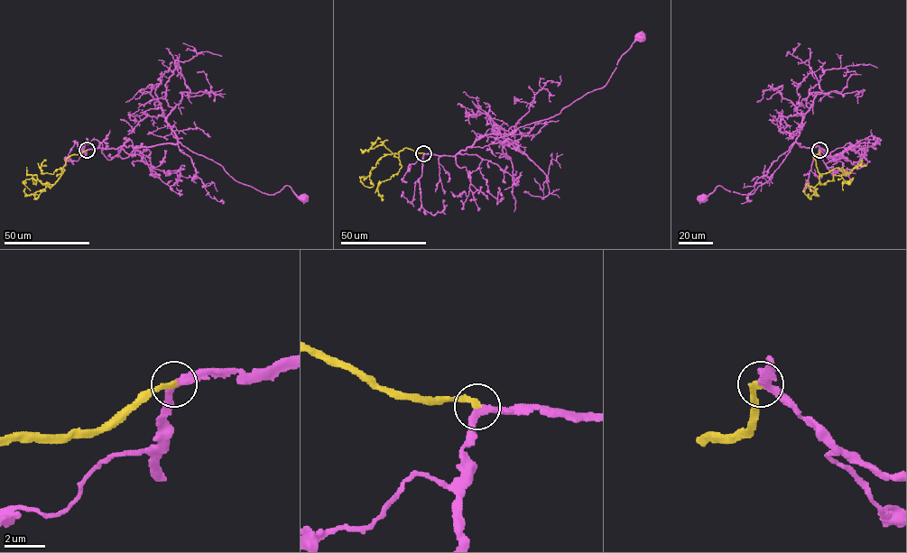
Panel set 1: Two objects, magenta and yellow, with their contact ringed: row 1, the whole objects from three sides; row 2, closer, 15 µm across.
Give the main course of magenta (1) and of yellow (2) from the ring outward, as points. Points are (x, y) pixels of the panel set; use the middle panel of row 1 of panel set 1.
1: (424, 153), (455, 156), (485, 135), (512, 134), (520, 127), (559, 114), (587, 93), (603, 87), (639, 35)
2: (424, 153), (404, 148), (398, 153), (385, 154), (369, 172), (371, 187), (360, 181), (362, 177), (367, 177)

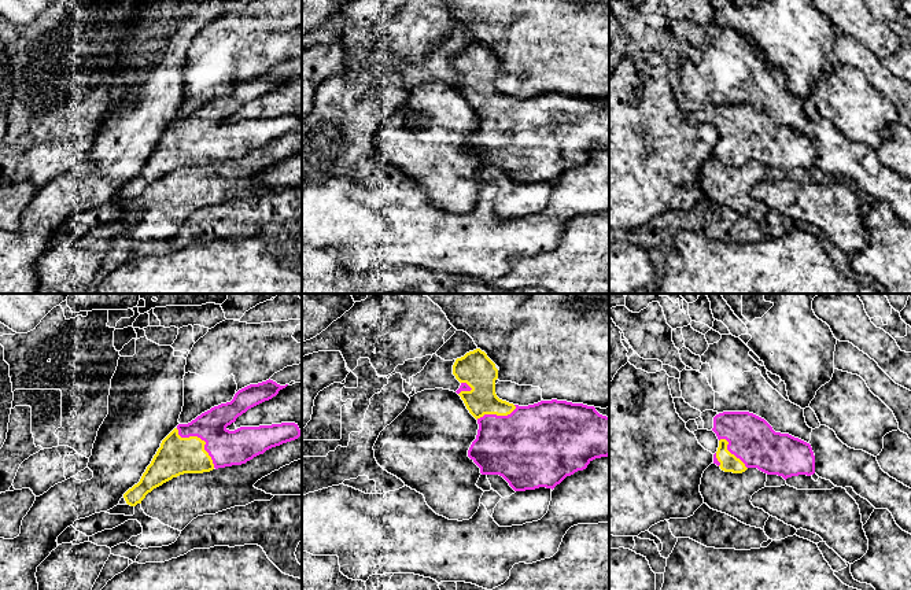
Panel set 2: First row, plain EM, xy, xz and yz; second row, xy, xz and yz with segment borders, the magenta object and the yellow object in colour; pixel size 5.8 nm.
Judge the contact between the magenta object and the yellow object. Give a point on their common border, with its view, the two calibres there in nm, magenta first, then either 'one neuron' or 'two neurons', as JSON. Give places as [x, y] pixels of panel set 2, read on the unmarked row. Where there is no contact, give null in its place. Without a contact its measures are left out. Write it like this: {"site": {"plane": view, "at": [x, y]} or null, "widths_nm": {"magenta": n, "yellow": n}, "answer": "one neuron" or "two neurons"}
{"site": {"plane": "xy", "at": [202, 132]}, "widths_nm": {"magenta": 220, "yellow": 220}, "answer": "one neuron"}

